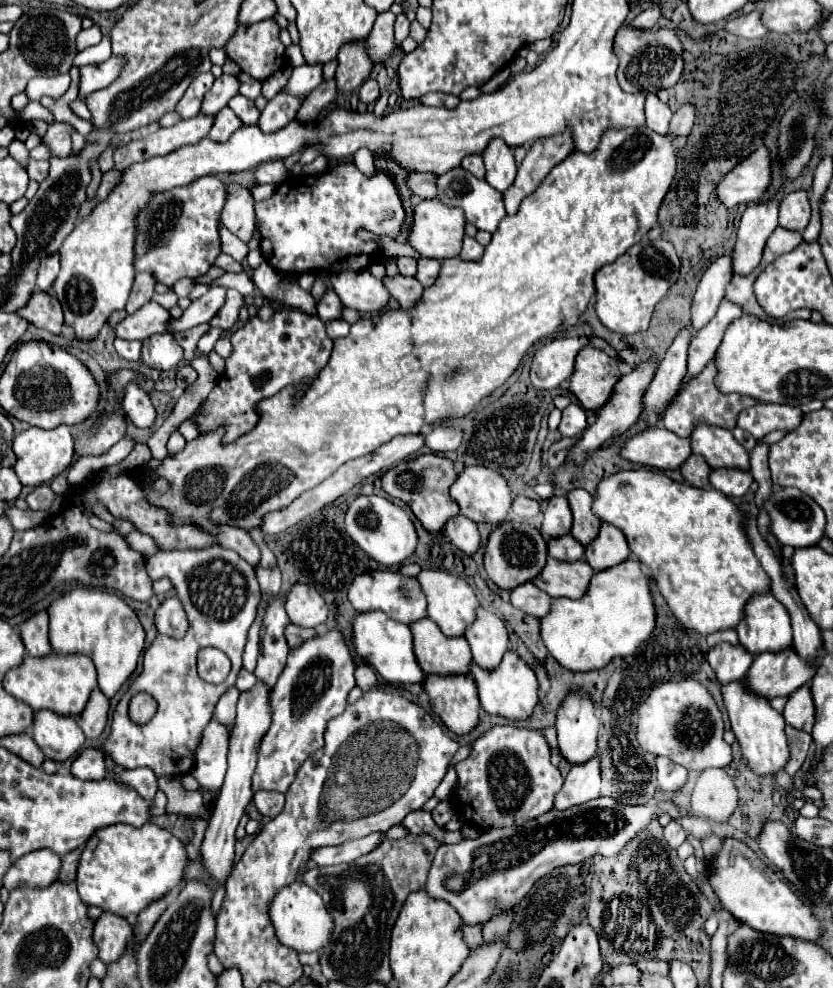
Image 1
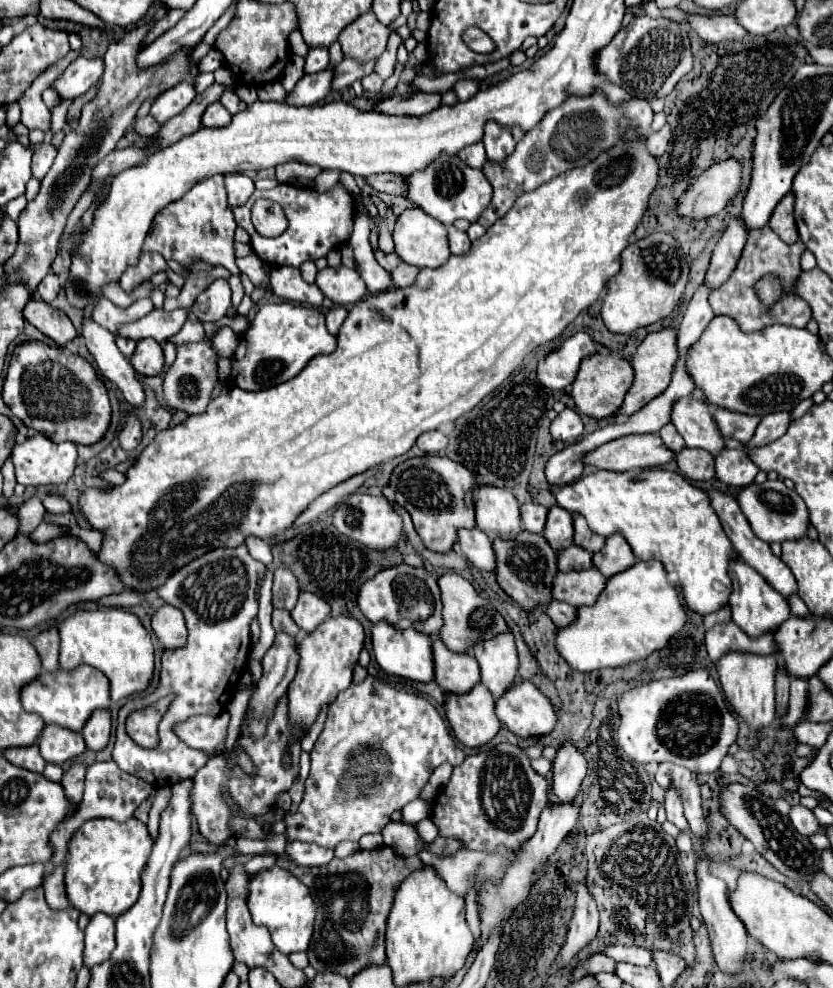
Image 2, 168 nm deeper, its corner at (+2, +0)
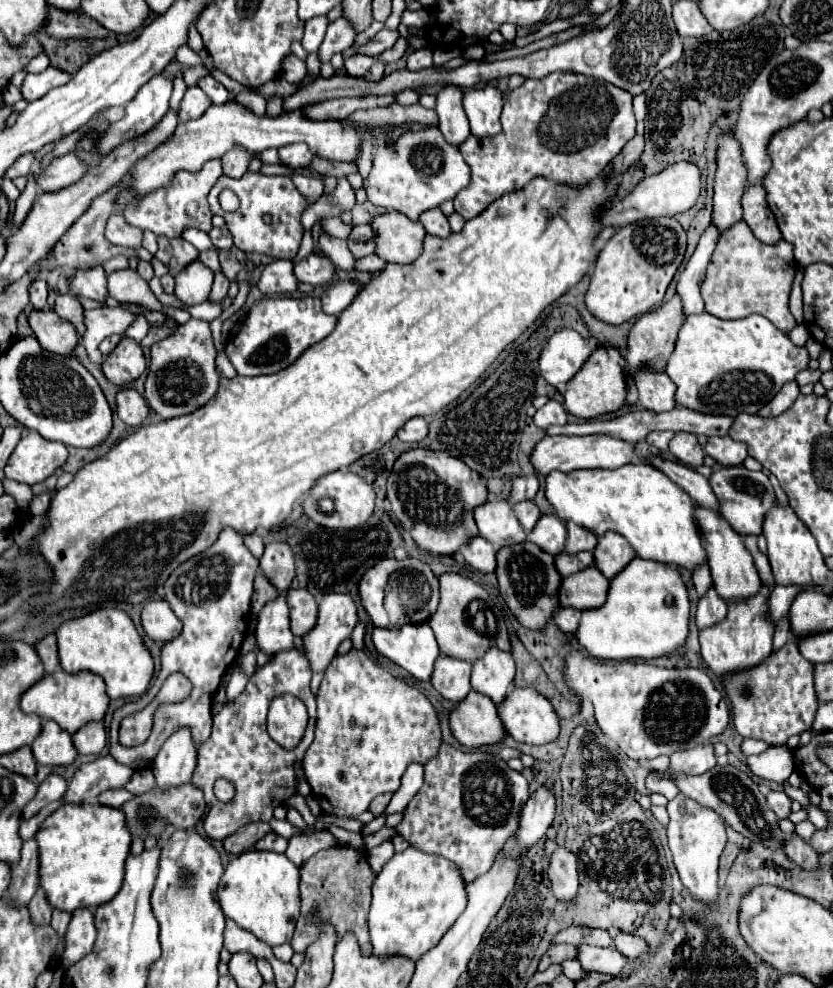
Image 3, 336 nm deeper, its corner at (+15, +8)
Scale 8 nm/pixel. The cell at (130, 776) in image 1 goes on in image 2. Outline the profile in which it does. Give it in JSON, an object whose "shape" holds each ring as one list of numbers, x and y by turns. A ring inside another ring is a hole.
{"shape":[[106,761,106,763,94,763,88,767,86,771,86,781,84,781,84,797,78,805,78,811,74,811,68,819,64,819,64,823,60,823,56,827,56,831,50,835,50,845,54,849,54,855,50,857,50,861,44,865,44,877,48,877,56,867,64,865,66,859,66,843,72,837,72,833,88,819,94,817,108,817,114,821,126,821,128,817,132,817,134,809,150,797,150,793,154,791,154,787,150,783,146,783,144,779,138,779,130,773,124,773,114,761]]}

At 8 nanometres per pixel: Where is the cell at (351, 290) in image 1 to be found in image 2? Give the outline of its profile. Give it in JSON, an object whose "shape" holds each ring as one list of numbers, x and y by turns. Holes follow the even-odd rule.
{"shape":[[344,265,336,269,324,267,322,271,318,271,314,283,328,299,344,307,358,303,366,293,366,285,362,283,362,277,354,269,348,269]]}

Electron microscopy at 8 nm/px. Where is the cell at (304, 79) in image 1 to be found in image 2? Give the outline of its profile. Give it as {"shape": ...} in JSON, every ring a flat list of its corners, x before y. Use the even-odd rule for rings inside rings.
{"shape":[[312,47,306,55,306,65,304,65,304,73,316,73,326,69,330,63,330,55,328,55,328,47]]}

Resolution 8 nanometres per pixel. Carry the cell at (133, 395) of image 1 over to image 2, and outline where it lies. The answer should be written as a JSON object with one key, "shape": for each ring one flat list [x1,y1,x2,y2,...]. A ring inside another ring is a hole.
{"shape":[[92,319,82,321,82,337,84,337,86,347,92,353,96,365,100,367,102,375,120,387,122,395,134,409,142,409,144,401,146,401,144,389,138,383,136,373,130,367,128,359,116,347,116,343,114,343,116,337,110,331,106,331,102,325,94,323]]}

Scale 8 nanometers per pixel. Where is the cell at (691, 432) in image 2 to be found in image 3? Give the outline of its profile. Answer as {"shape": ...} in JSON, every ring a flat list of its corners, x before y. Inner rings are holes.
{"shape":[[641,371,635,377,635,385,639,389,641,405,649,411,673,411,677,409,675,401,675,383,665,373,653,373,653,371]]}

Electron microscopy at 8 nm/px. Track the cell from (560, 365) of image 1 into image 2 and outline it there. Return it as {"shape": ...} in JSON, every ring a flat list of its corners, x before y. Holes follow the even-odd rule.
{"shape":[[578,331,538,363,538,379,546,387,564,391,568,385,574,383,582,359,594,353,596,345,592,337,584,331]]}

